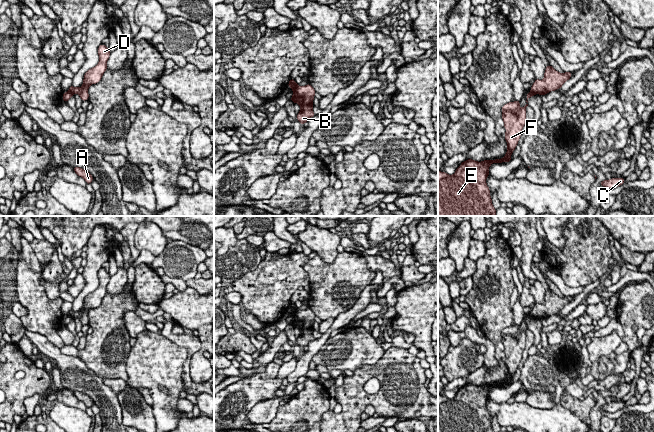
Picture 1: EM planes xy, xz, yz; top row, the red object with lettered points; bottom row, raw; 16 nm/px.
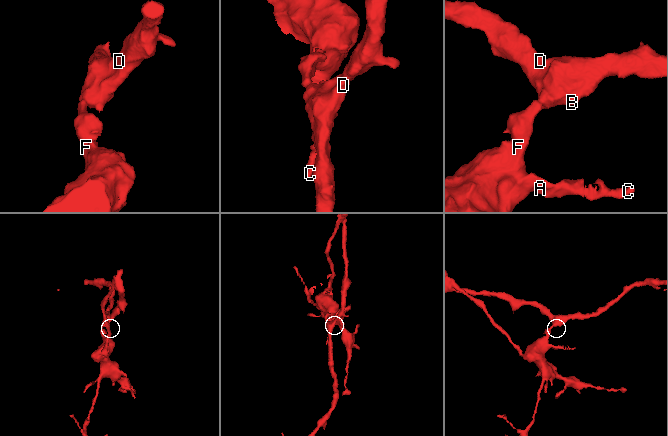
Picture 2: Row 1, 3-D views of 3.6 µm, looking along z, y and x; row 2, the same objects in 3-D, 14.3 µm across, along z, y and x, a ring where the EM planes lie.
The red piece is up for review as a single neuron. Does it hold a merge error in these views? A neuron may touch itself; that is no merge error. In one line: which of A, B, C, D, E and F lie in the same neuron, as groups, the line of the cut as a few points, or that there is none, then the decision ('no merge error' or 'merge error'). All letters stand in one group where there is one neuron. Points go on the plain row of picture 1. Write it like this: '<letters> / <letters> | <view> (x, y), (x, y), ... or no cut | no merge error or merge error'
A C E F / B D | xz (297, 309), (292, 313) | merge error

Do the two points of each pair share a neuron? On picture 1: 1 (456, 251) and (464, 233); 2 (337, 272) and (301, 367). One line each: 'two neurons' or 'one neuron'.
1: one neuron
2: two neurons

